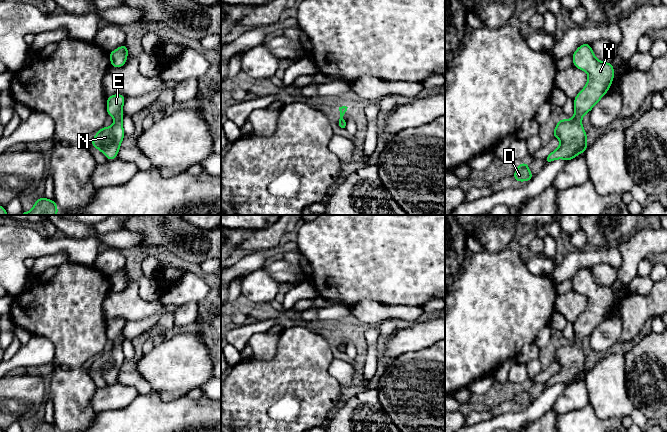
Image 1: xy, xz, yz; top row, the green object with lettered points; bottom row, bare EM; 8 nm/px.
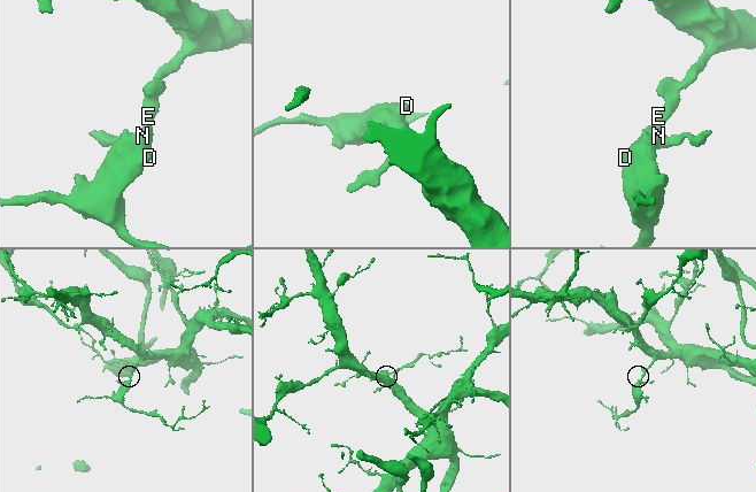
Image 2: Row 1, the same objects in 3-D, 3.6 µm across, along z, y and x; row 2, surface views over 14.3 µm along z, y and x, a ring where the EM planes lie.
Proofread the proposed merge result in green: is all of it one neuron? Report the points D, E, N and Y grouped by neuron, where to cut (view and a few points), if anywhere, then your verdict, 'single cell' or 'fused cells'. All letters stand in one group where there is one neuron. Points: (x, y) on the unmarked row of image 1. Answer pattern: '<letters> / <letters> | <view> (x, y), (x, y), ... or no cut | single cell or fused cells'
D E N Y | no cut | single cell

